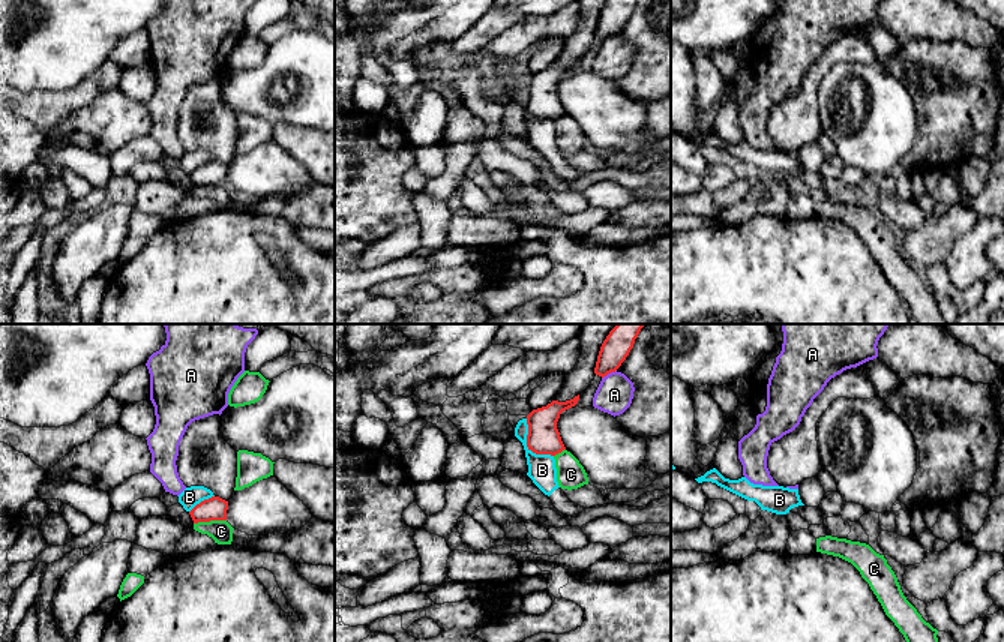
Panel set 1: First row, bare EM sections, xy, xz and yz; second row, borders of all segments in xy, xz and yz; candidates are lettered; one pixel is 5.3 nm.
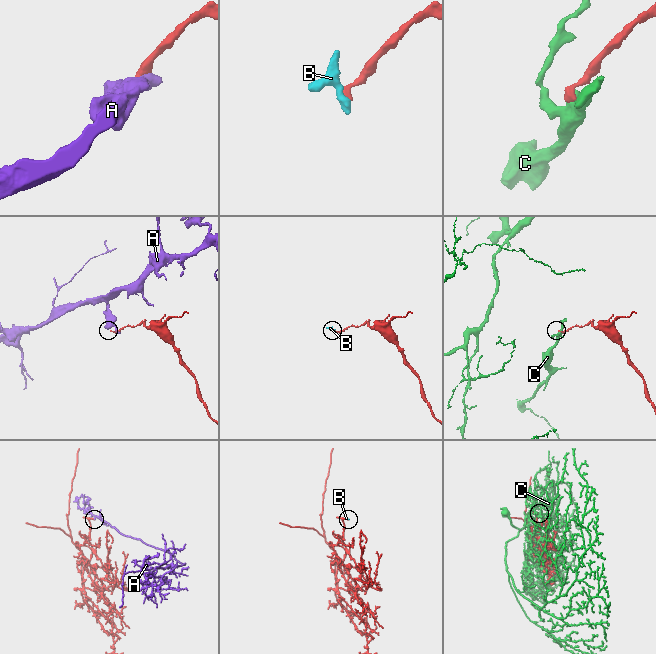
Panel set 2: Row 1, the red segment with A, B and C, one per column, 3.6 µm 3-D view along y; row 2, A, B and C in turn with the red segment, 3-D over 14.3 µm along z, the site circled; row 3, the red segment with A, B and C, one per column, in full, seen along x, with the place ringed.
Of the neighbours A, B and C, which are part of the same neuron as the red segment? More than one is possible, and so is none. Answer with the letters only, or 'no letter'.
no letter

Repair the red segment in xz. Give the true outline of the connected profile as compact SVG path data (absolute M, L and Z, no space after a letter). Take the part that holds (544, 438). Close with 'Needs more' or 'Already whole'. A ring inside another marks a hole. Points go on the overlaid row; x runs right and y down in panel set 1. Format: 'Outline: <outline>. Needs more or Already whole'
Outline: M579 394L570 400L558 402L552 400L546 406L533 410L527 416L528 435L527 447L536 454L551 454L555 456L566 450L560 432L557 429L557 422L560 414L579 400Z. Already whole

